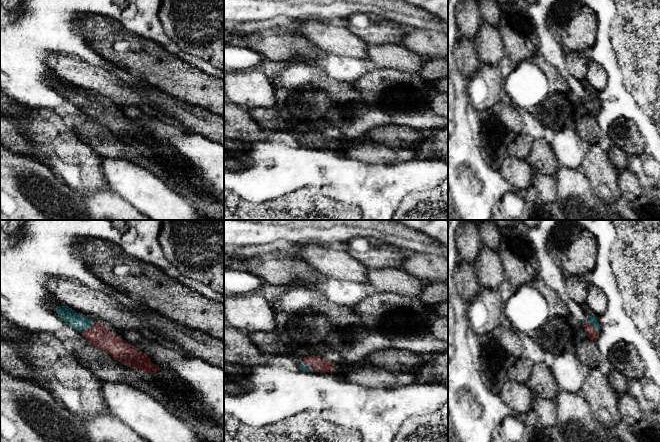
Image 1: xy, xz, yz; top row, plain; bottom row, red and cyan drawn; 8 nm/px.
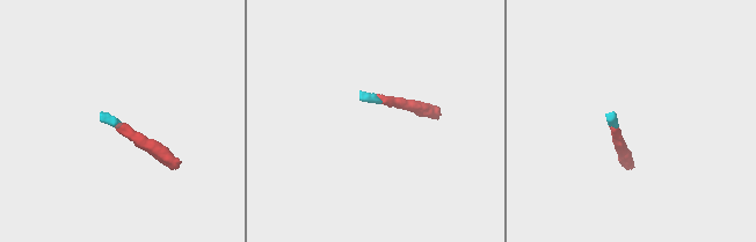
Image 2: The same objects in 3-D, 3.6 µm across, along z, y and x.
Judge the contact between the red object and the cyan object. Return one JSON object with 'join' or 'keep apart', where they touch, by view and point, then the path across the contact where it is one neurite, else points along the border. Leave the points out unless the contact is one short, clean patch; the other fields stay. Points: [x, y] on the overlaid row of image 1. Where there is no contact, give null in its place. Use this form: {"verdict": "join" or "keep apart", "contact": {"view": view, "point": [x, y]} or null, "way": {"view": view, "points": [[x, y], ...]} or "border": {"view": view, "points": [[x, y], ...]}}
{"verdict": "join", "contact": {"view": "xz", "point": [308, 365]}, "way": {"view": "xz", "points": [[319, 365], [308, 365], [303, 366]]}}

